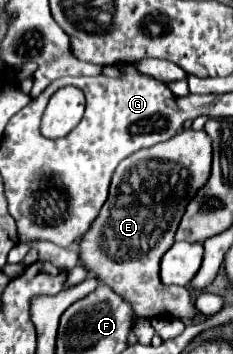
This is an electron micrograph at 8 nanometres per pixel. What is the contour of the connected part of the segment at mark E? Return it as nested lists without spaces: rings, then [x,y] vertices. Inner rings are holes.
[[[184,129],[168,141],[136,151],[116,167],[106,203],[102,205],[98,217],[92,221],[88,233],[80,237],[80,265],[86,267],[92,277],[96,277],[114,293],[118,293],[126,303],[130,303],[132,311],[139,317],[192,317],[196,313],[194,303],[190,305],[190,293],[186,287],[168,287],[160,281],[160,257],[174,243],[174,233],[180,223],[180,217],[184,215],[188,199],[200,189],[200,185],[204,185],[204,181],[208,181],[210,161],[212,145],[204,131],[194,129]]]

